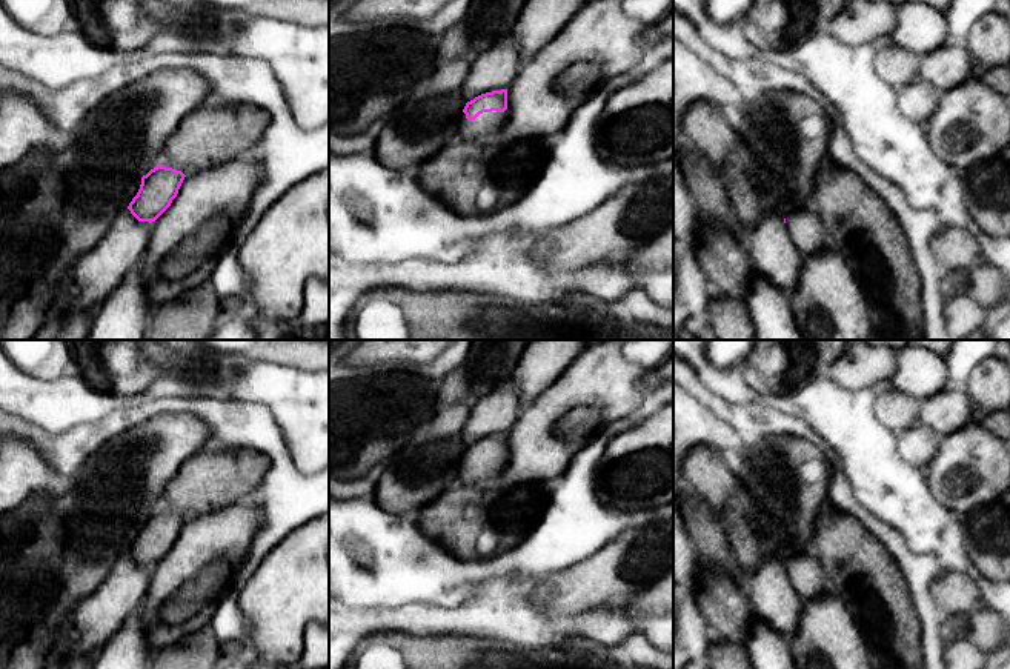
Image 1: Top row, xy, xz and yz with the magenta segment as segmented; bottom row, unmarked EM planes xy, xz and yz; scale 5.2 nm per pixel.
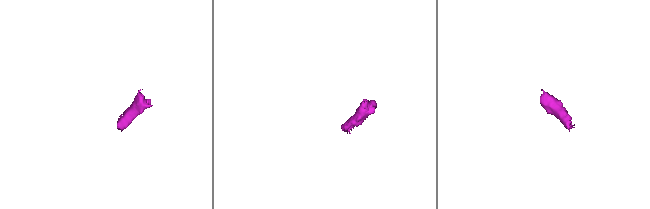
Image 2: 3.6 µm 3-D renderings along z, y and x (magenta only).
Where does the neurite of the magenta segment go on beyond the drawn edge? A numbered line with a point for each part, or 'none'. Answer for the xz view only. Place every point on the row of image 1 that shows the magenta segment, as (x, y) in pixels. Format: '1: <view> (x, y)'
1: xz (485, 126)

